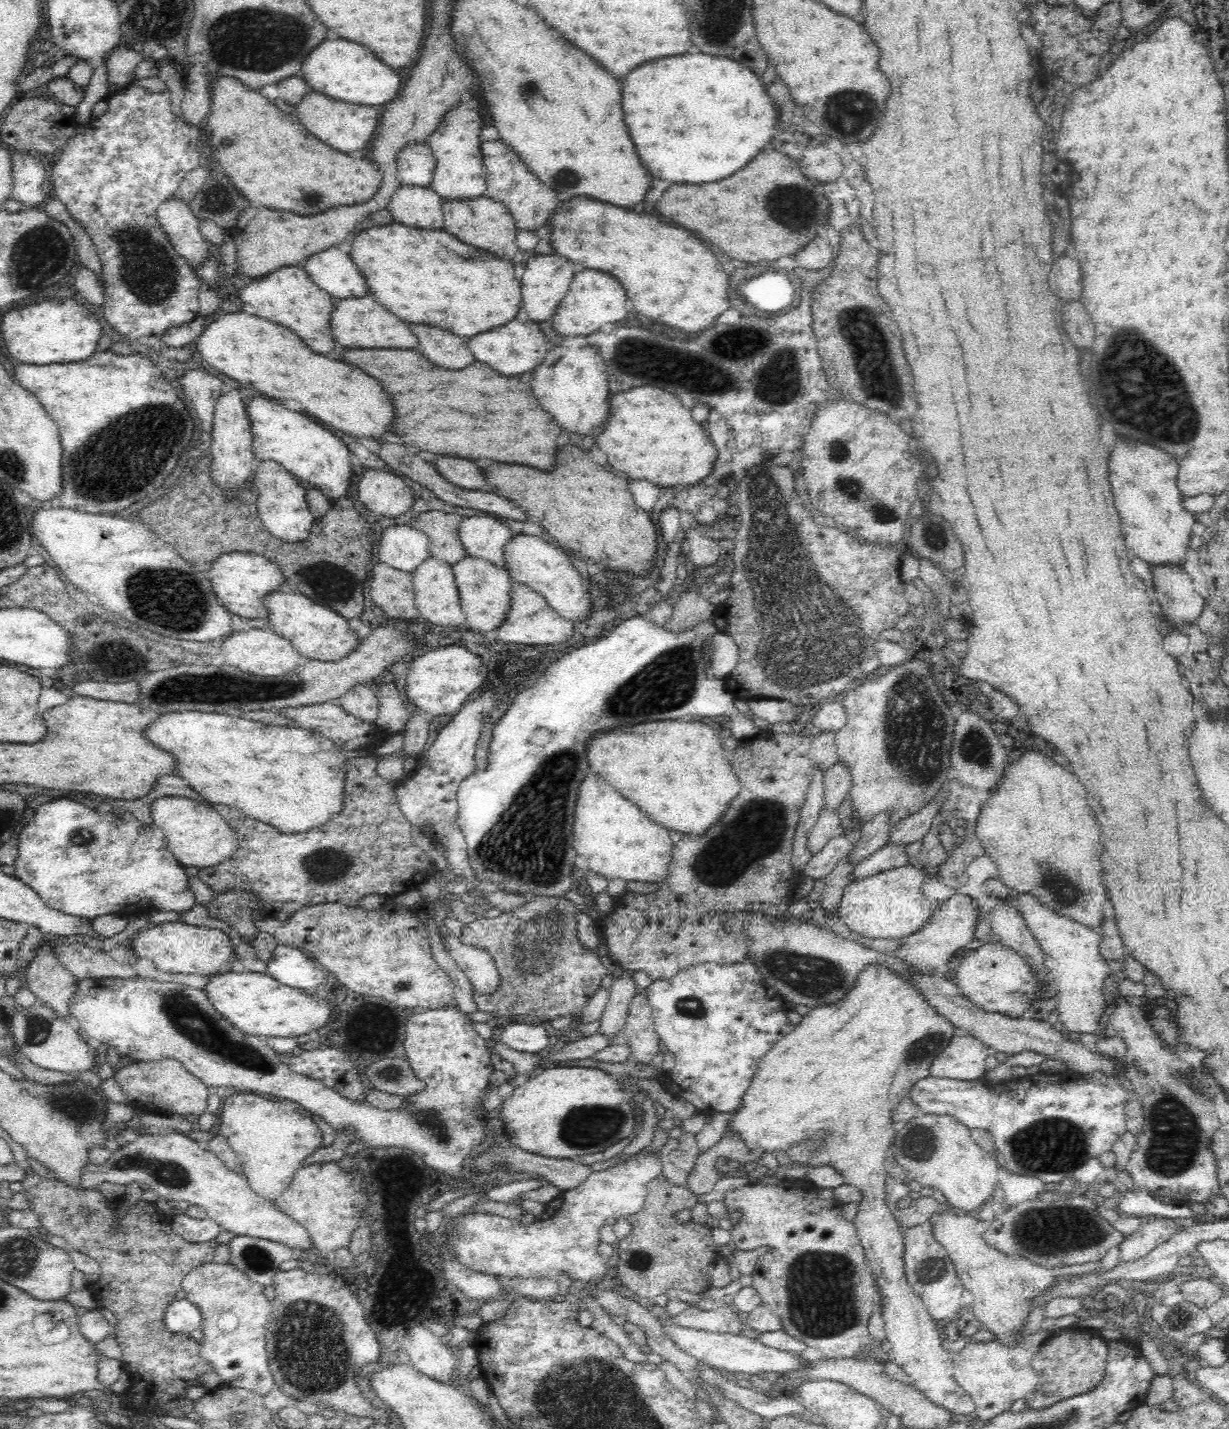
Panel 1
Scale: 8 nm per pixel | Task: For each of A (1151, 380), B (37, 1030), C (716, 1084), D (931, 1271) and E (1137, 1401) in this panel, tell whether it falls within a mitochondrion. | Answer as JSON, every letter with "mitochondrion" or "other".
{"A":"mitochondrion","B":"mitochondrion","C":"other","D":"mitochondrion","E":"other"}

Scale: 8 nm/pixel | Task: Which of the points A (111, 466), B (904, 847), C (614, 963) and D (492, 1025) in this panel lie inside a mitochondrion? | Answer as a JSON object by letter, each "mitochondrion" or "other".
{"A":"mitochondrion","B":"other","C":"other","D":"other"}

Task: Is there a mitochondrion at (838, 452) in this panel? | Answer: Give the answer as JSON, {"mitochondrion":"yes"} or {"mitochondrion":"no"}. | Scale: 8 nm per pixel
{"mitochondrion":"yes"}

